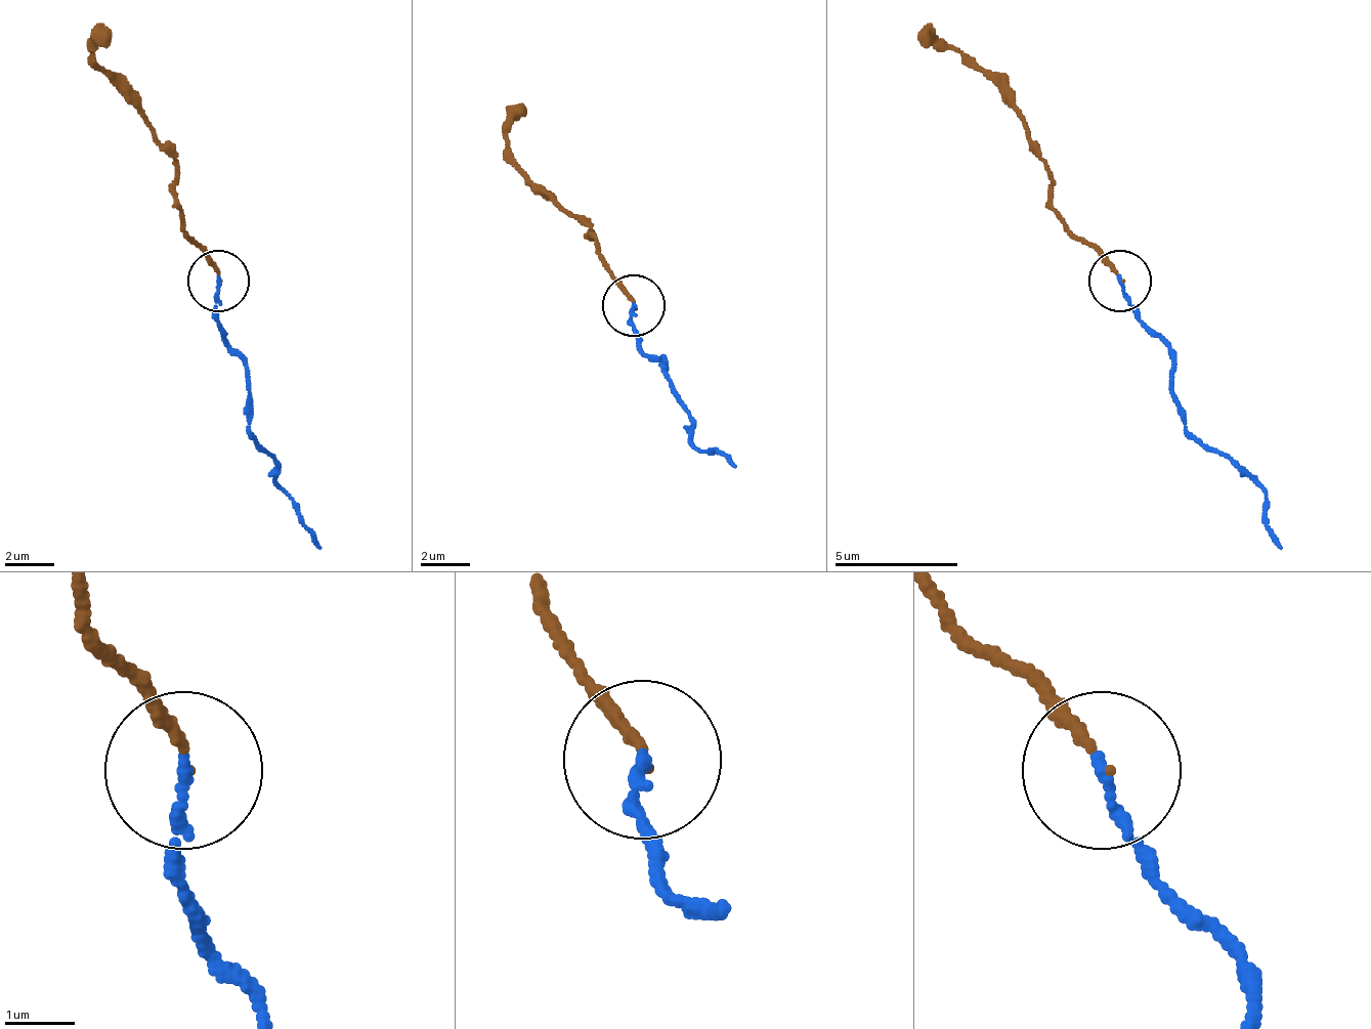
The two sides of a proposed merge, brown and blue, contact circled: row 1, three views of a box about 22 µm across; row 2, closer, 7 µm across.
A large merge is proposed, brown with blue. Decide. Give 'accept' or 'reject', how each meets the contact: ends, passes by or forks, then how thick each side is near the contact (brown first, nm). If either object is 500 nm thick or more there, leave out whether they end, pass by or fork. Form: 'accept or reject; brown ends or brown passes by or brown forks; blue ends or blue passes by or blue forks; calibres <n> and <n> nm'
reject; brown ends; blue ends; calibres 120 and 160 nm

